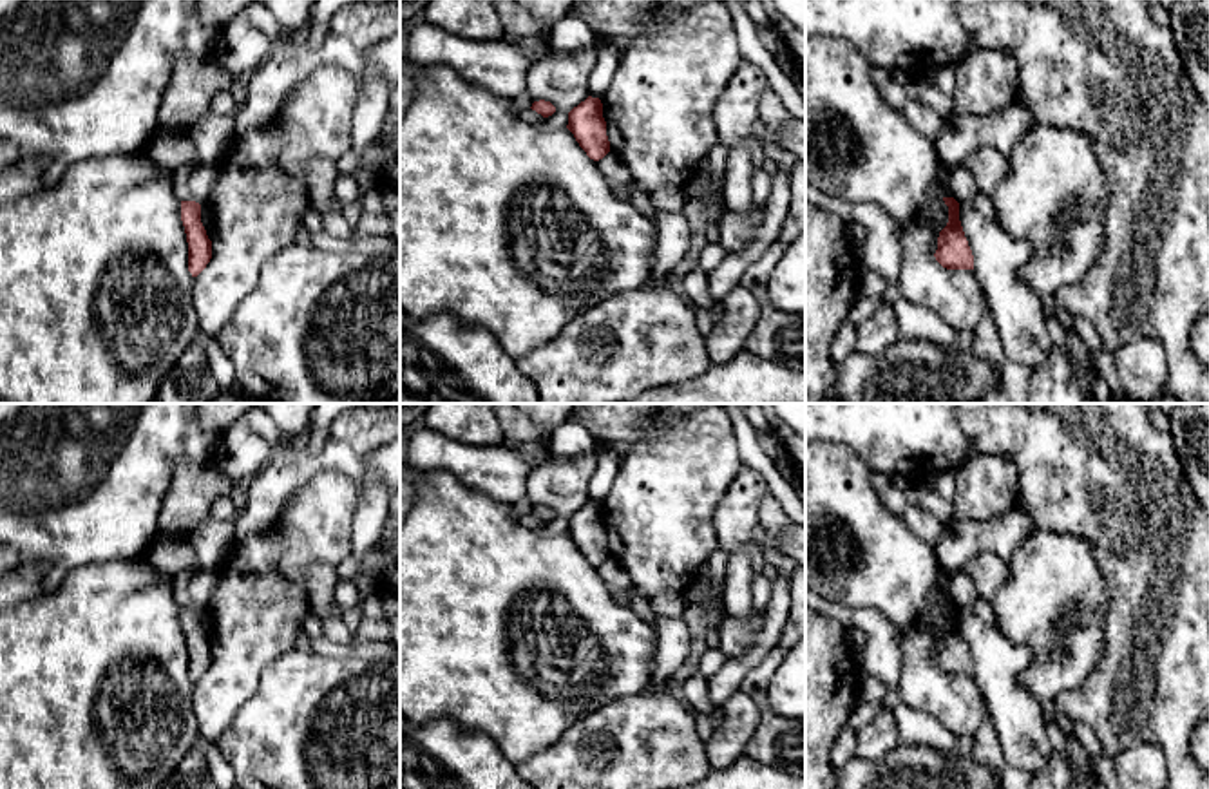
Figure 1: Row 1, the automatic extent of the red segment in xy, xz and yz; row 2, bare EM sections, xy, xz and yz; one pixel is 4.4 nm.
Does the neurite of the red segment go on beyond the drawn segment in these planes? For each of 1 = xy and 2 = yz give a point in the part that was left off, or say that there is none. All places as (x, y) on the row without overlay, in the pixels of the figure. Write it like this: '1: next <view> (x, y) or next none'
1: next none
2: next none

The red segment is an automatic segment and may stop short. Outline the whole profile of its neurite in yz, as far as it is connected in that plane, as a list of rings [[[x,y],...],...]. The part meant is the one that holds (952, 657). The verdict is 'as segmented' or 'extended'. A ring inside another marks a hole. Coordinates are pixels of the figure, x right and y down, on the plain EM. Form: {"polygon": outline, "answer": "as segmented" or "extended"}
{"polygon": [[[943,603],[948,612],[948,628],[939,637],[936,666],[947,675],[974,675],[974,661],[959,626],[959,608],[954,603]]], "answer": "as segmented"}

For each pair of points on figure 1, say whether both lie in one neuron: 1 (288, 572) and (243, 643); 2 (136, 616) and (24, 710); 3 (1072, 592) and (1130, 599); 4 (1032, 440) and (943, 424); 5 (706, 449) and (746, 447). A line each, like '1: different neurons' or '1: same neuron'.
1: same neuron
2: same neuron
3: different neurons
4: different neurons
5: different neurons

